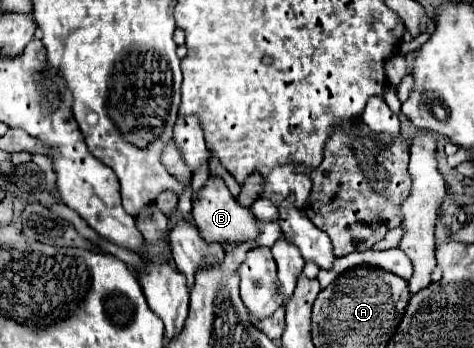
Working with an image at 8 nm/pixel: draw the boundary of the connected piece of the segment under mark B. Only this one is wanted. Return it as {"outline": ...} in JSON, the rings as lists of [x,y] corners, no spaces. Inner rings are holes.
{"outline":[[[210,177],[198,197],[192,203],[192,217],[196,221],[196,227],[200,235],[208,243],[226,243],[226,245],[240,245],[240,243],[256,243],[260,229],[256,217],[250,213],[250,209],[244,209],[236,203],[236,199],[230,195],[228,187],[222,179]]]}

